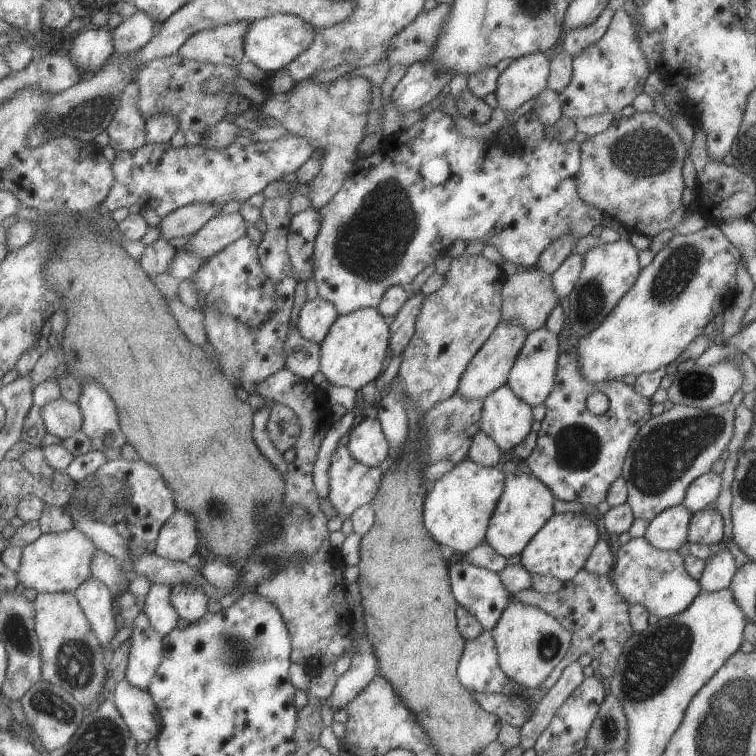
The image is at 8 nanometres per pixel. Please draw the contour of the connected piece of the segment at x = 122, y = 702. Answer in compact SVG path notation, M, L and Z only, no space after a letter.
M125 678L117 684L113 699L139 743L159 736L162 716L148 689L139 688Z

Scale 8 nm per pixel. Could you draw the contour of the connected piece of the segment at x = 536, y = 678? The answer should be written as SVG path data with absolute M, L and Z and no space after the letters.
M511 603L503 609L490 630L495 643L497 664L508 679L519 685L535 688L559 664L568 651L570 634L555 617L521 603Z

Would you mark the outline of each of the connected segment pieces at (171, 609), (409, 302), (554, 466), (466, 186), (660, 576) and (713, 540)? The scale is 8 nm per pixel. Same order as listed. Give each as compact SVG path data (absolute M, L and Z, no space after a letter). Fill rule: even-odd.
M152 583L144 602L143 610L148 614L151 624L163 636L174 631L180 619L172 601L173 592L173 585Z
M421 292L408 298L389 324L388 352L392 355L391 358L400 356L411 338L415 317L423 301L424 296Z
M570 334L565 340L559 341L554 385L549 396L544 400L546 411L543 419L539 421L540 428L537 432L535 448L524 460L529 467L529 472L552 492L555 499L595 507L597 503L604 500L612 480L620 475L633 436L640 425L651 417L649 410L652 404L647 397L637 394L633 385L624 384L620 378L602 380L598 383L585 380L578 365L576 351L578 339ZM592 392L602 392L608 400L609 407L598 416L589 413L584 407L585 398Z
M438 108L432 109L421 120L414 122L408 129L398 132L395 136L382 139L382 145L369 157L357 158L353 163L352 171L343 180L343 188L339 192L332 192L329 200L319 208L322 225L316 240L314 255L314 279L317 282L319 296L326 301L332 302L337 307L340 315L362 308L373 307L377 309L385 292L395 285L408 289L411 280L419 274L425 266L431 264L438 257L447 252L448 246L453 240L462 240L465 244L469 241L479 240L484 245L495 246L504 260L516 264L518 268L529 269L536 266L541 251L552 243L558 236L571 233L579 238L589 234L590 230L603 224L605 215L591 205L585 204L577 194L575 177L580 165L581 148L576 142L568 141L559 143L555 139L542 138L539 144L532 150L527 150L521 144L516 144L510 151L498 144L498 134L492 134L483 138L464 138L453 129L452 118ZM433 154L440 154L449 164L449 178L445 182L433 186L425 182L419 176L419 164L425 158L431 158Z
M643 537L619 545L610 578L627 604L642 604L648 614L667 618L681 612L698 595L699 583L685 570L684 558L677 551L660 551Z
M705 508L692 513L686 540L688 543L698 545L714 545L723 542L723 522L719 511Z

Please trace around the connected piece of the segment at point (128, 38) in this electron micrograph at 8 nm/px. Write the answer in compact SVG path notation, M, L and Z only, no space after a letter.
M137 10L134 15L123 19L122 23L112 30L112 39L119 55L133 55L149 44L153 38L155 22L145 11Z

